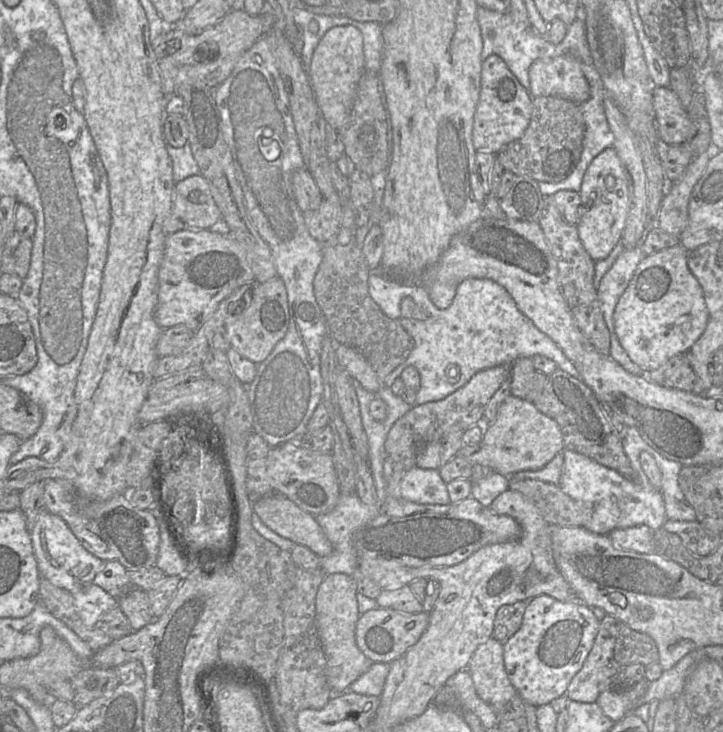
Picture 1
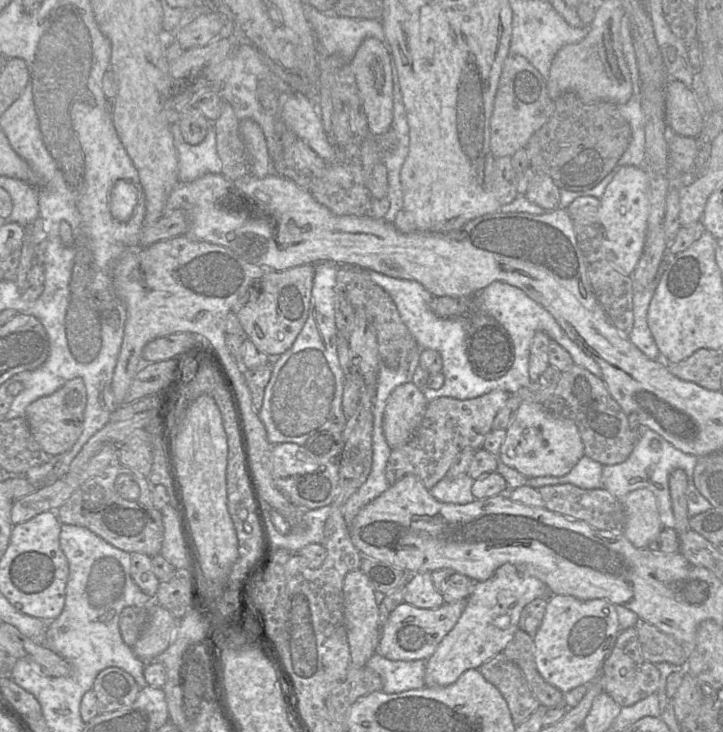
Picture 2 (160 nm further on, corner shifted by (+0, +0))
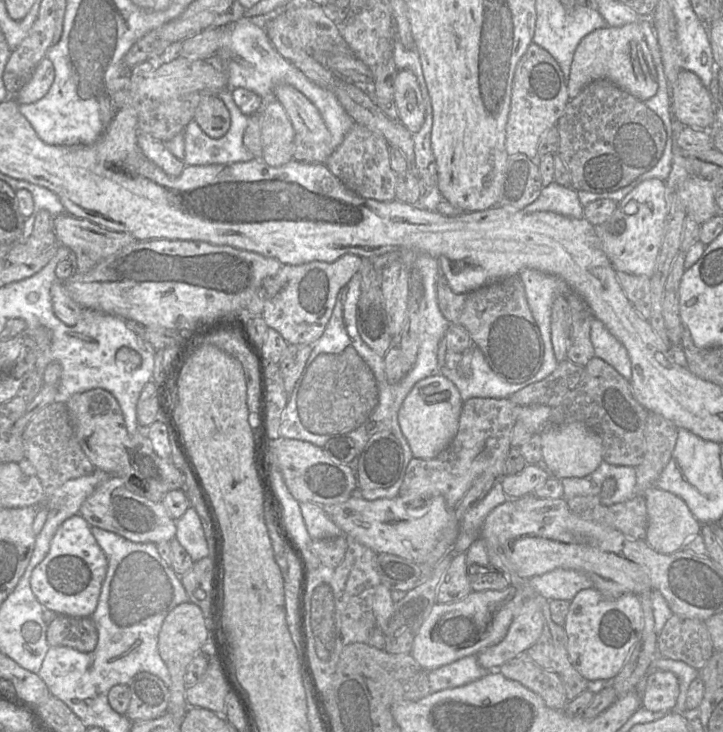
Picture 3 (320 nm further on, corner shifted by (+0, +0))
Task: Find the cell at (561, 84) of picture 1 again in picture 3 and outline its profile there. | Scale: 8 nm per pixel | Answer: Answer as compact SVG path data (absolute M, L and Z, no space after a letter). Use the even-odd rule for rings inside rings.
M638 23L623 26L607 25L586 35L580 41L567 76L570 99L576 97L588 84L600 79L610 80L641 101L646 101L656 94L659 77L653 54Z

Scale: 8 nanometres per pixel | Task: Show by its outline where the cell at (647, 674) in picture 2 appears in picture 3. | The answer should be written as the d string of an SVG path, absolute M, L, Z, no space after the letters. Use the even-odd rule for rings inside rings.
M656 671L643 677L635 687L643 708L670 713L680 693L678 679L669 671Z

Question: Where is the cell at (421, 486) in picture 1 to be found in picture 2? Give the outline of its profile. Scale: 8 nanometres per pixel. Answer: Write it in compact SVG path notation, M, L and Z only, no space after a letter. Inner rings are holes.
M448 475L429 489L438 501L447 504L464 505L475 501L472 494L474 480L467 475L449 477Z

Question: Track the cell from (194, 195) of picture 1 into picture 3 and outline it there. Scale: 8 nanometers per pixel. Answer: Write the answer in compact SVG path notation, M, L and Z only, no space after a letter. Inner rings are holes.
M67 211L54 217L52 230L56 234L58 243L70 248L71 254L76 256L76 273L84 273L90 270L102 259L138 241L127 232L106 229L88 219L77 217Z

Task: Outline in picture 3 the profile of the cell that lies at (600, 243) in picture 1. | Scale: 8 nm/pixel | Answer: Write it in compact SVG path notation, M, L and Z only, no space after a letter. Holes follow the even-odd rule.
M658 178L646 179L617 204L612 217L595 227L601 248L616 270L650 277L659 255L668 214L667 189Z

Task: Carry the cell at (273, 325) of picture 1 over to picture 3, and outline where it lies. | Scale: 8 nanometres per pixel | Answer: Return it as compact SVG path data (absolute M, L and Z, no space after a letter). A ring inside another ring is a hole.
M344 255L333 262L312 261L301 265L283 265L271 278L262 318L289 345L315 343L324 333L338 295L359 272L362 258Z

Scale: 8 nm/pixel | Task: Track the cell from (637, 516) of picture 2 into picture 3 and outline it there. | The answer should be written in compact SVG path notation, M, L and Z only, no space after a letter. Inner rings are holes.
M656 487L649 488L641 496L645 501L648 516L644 540L656 552L673 554L682 550L691 538L700 534L702 524L693 516L680 497Z

